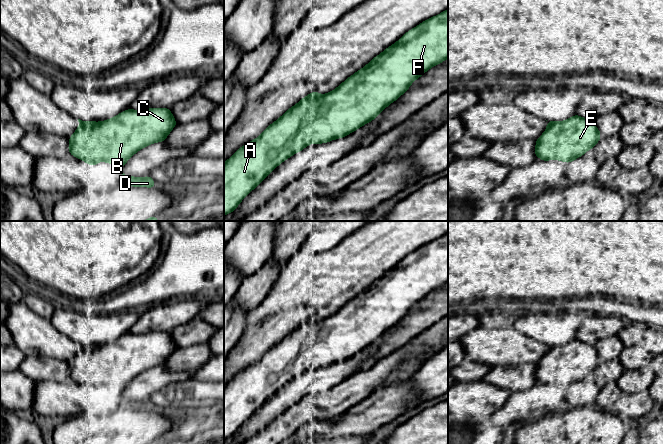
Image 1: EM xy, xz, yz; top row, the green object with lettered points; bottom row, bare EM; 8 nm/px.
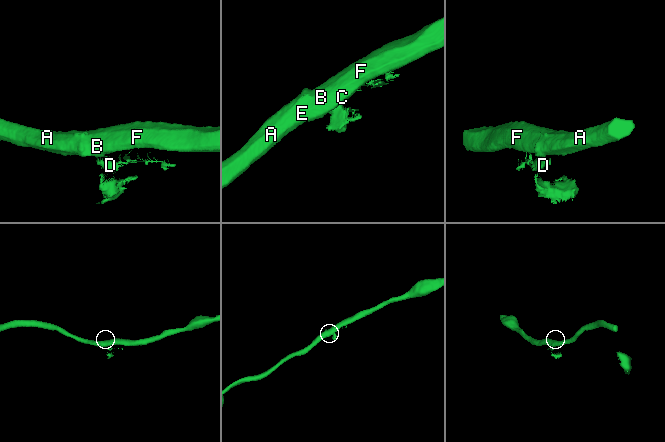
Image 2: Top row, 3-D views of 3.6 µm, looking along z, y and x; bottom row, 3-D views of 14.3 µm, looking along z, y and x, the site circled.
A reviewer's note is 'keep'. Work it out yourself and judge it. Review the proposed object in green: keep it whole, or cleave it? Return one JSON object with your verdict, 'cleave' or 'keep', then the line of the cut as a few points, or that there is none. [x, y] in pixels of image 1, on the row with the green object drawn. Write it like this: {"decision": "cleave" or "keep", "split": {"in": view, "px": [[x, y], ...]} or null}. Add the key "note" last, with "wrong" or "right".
{"decision": "cleave", "split": {"in": "yz", "px": [[538, 138], [539, 153], [544, 158], [550, 159]]}, "note": "wrong"}

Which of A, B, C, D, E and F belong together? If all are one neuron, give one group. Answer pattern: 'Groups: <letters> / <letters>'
Groups: A B C E F / D

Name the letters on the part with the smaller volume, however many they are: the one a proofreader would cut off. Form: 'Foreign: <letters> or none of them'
Foreign: D

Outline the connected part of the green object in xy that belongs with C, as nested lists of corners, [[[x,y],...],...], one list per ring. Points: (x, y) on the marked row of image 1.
[[[169,108],[127,109],[111,119],[96,123],[92,128],[78,128],[69,137],[68,151],[75,158],[82,160],[127,161],[142,148],[156,142],[164,142],[176,125]]]

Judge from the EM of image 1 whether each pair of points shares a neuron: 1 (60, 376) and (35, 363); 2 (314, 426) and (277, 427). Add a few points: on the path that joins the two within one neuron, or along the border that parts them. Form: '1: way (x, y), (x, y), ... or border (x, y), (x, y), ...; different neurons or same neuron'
1: way (54, 370), (41, 368); same neuron
2: border (323, 418), (309, 419), (292, 433); different neurons

